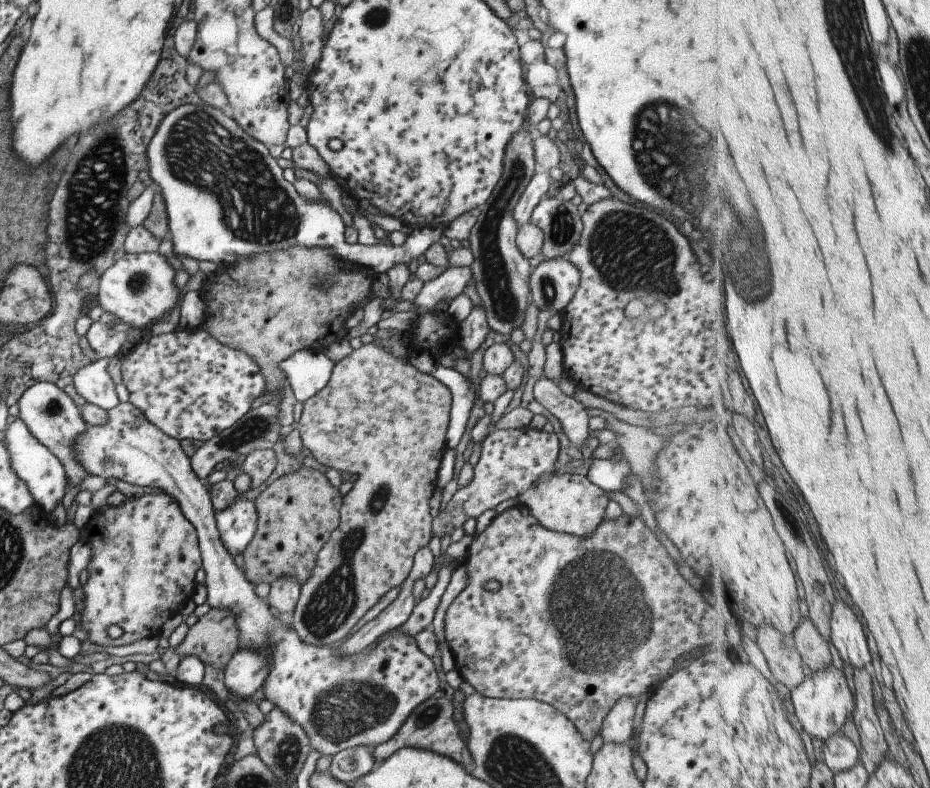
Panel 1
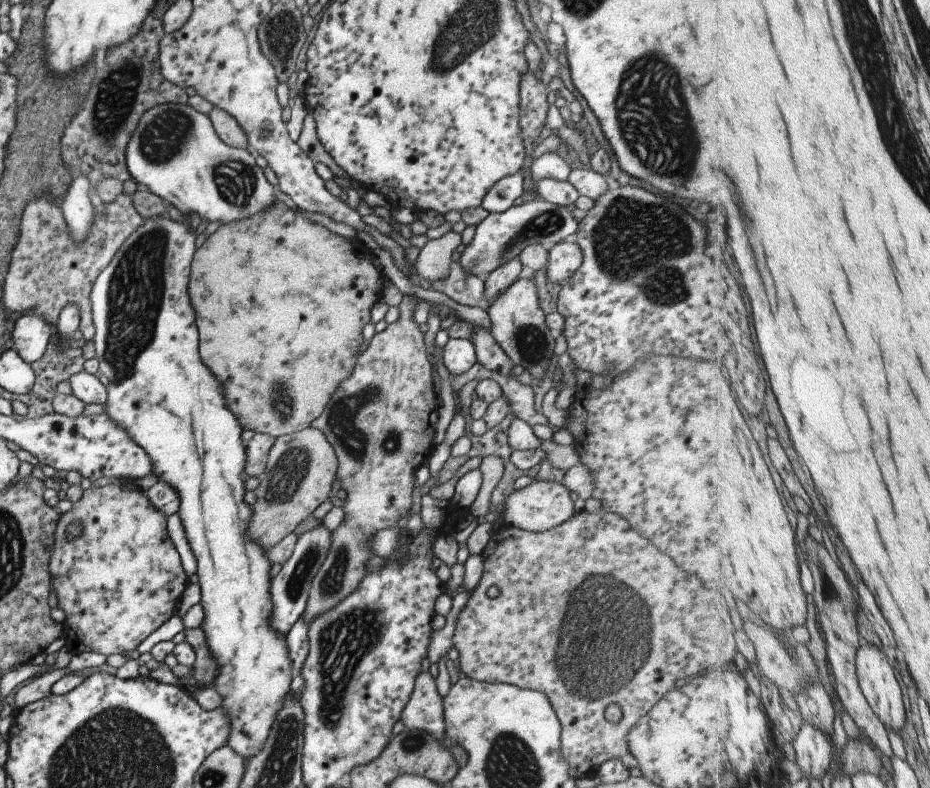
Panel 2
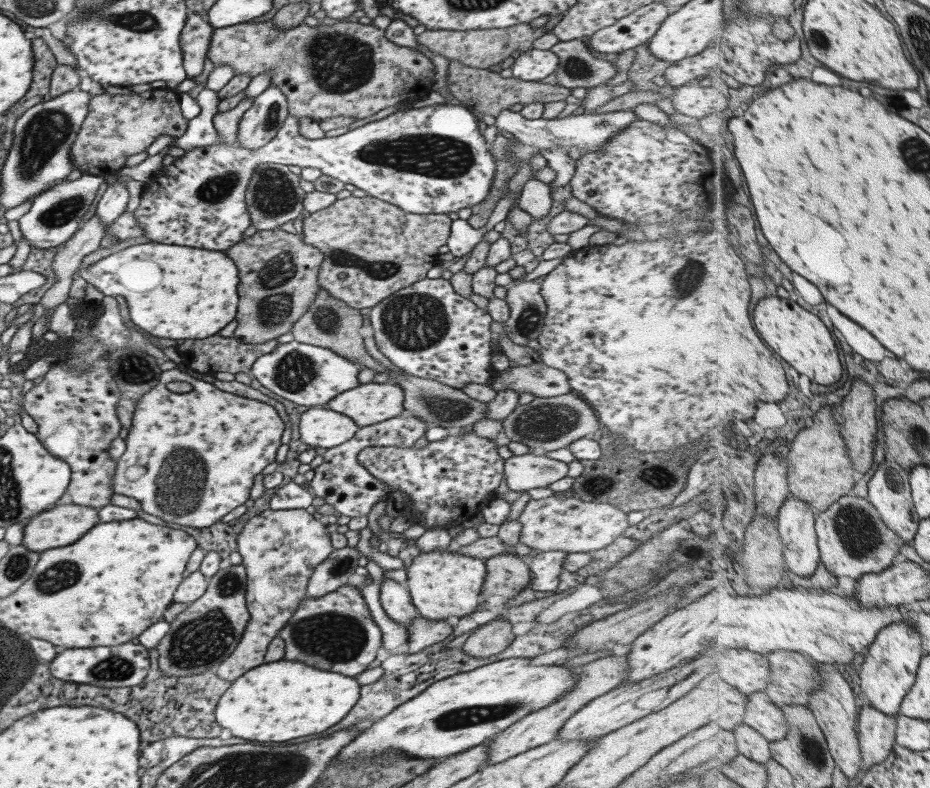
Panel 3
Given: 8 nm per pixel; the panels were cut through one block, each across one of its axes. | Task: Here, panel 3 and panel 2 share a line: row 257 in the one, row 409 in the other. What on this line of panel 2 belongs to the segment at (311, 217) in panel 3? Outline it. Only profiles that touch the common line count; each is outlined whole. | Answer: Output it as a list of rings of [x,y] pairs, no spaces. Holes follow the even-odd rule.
[[[403,295],[397,305],[399,316],[384,330],[374,333],[357,356],[351,374],[337,384],[329,396],[321,414],[311,422],[310,427],[320,430],[331,445],[337,460],[336,486],[345,490],[345,499],[340,502],[343,522],[331,531],[331,544],[325,562],[311,579],[308,597],[301,618],[305,624],[337,606],[345,596],[349,596],[365,576],[365,564],[371,558],[371,538],[377,530],[393,528],[411,506],[411,488],[415,471],[425,460],[429,460],[435,448],[433,434],[437,424],[437,409],[440,406],[437,382],[429,356],[423,345],[423,334],[412,319],[415,311],[415,296]]]

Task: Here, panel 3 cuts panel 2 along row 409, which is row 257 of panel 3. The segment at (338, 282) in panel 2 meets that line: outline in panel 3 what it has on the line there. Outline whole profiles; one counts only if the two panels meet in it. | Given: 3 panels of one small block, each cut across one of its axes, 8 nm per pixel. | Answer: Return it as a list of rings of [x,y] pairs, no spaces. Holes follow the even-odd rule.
[[[275,228],[256,231],[251,236],[247,236],[237,244],[225,249],[225,254],[233,260],[233,264],[239,270],[239,286],[237,286],[239,306],[237,306],[237,316],[235,316],[237,325],[232,332],[232,337],[237,342],[264,345],[267,341],[272,341],[277,336],[290,332],[293,323],[301,318],[301,314],[305,314],[307,306],[317,296],[317,290],[320,288],[317,283],[317,270],[319,270],[322,260],[321,251],[305,244],[299,236]]]

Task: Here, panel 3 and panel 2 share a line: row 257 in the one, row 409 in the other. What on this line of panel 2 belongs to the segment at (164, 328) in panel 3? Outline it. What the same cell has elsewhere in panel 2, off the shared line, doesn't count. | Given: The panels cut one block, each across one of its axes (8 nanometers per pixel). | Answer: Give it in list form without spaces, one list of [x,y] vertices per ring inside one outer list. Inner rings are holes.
[[[165,215],[155,216],[155,218],[143,218],[143,224],[139,224],[136,228],[133,228],[133,232],[123,240],[123,244],[120,244],[117,248],[117,252],[113,254],[113,258],[109,260],[105,268],[97,274],[97,278],[93,282],[90,290],[90,294],[87,297],[89,302],[89,307],[91,311],[91,324],[93,324],[93,344],[95,350],[95,358],[98,362],[98,375],[102,374],[107,378],[108,382],[105,386],[105,410],[103,414],[117,426],[125,428],[127,436],[131,438],[133,444],[137,444],[139,448],[143,448],[143,452],[149,454],[151,462],[153,462],[153,470],[155,474],[161,474],[159,478],[163,482],[169,482],[169,486],[173,486],[179,494],[179,516],[181,516],[181,522],[185,526],[185,536],[187,536],[187,542],[189,542],[189,548],[193,550],[195,558],[197,558],[197,580],[198,584],[201,584],[201,606],[203,606],[203,612],[205,612],[205,618],[203,622],[200,622],[199,627],[203,624],[203,634],[205,634],[205,640],[209,644],[209,650],[213,654],[213,658],[219,662],[219,676],[215,680],[215,686],[213,690],[219,692],[219,696],[223,696],[223,702],[220,703],[219,708],[227,714],[227,720],[229,720],[229,736],[227,736],[227,742],[225,746],[231,748],[235,754],[239,754],[243,758],[243,762],[249,762],[249,758],[253,758],[265,744],[267,736],[269,736],[269,728],[273,724],[273,718],[277,716],[277,712],[283,708],[285,702],[285,692],[289,690],[289,682],[293,679],[294,671],[293,668],[289,668],[289,658],[287,658],[287,648],[285,648],[285,640],[279,638],[275,632],[269,630],[267,626],[267,616],[269,616],[269,610],[271,610],[271,604],[269,604],[269,585],[270,576],[269,570],[271,569],[271,562],[267,560],[267,554],[265,550],[261,550],[259,544],[255,544],[253,540],[249,540],[245,536],[245,528],[247,528],[247,522],[249,522],[249,516],[251,516],[251,506],[245,503],[243,500],[244,493],[247,491],[244,488],[244,480],[241,482],[239,480],[239,472],[243,470],[243,462],[245,462],[245,450],[241,446],[241,430],[235,422],[235,418],[231,416],[231,412],[225,408],[225,400],[223,400],[223,394],[219,392],[219,384],[213,380],[213,376],[207,372],[207,368],[201,364],[199,356],[197,356],[197,330],[195,330],[195,324],[193,324],[193,310],[189,306],[189,298],[187,298],[187,282],[185,282],[185,274],[189,268],[189,260],[191,260],[191,254],[193,254],[193,232],[189,232],[187,226],[179,224],[179,222],[173,222],[169,218],[165,218]],[[175,254],[185,254],[185,262],[177,262],[177,270],[173,270],[173,260],[175,260]]]

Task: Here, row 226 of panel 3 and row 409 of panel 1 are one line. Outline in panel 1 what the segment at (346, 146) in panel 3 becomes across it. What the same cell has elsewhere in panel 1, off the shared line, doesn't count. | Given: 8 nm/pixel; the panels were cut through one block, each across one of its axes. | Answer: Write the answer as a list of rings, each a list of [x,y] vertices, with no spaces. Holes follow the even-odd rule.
[[[203,325],[195,328],[193,332],[179,330],[176,327],[169,333],[159,334],[157,336],[151,335],[151,338],[149,338],[147,342],[137,342],[128,353],[120,356],[120,359],[122,362],[122,383],[129,393],[128,402],[133,403],[133,406],[136,409],[141,410],[141,412],[145,415],[145,418],[161,430],[162,433],[176,438],[179,442],[181,442],[181,440],[201,440],[204,442],[216,437],[238,421],[247,412],[247,410],[249,410],[251,402],[264,392],[264,378],[260,375],[257,365],[249,358],[249,356],[247,356],[244,352],[234,351],[229,347],[219,344],[210,334],[207,334]]]

